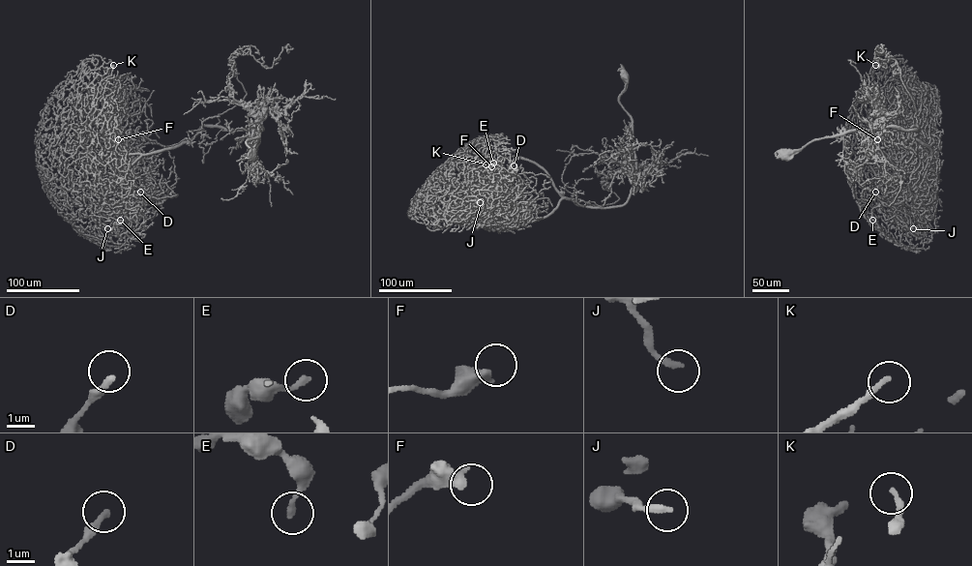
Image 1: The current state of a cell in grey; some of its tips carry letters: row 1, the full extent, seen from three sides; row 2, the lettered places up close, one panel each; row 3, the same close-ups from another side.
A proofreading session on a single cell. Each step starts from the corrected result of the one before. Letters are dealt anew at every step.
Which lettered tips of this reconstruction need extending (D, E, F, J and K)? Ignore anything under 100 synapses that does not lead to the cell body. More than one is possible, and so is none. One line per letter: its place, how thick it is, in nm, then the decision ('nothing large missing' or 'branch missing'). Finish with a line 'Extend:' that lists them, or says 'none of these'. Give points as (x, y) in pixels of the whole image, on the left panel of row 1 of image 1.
D: place (140, 192); calibre 240 nm; nothing large missing
E: place (120, 220); calibre 200 nm; nothing large missing
F: place (118, 139); calibre 440 nm; nothing large missing
J: place (107, 228); calibre 260 nm; nothing large missing
K: place (113, 65); calibre 200 nm; nothing large missing
Extend: none of these

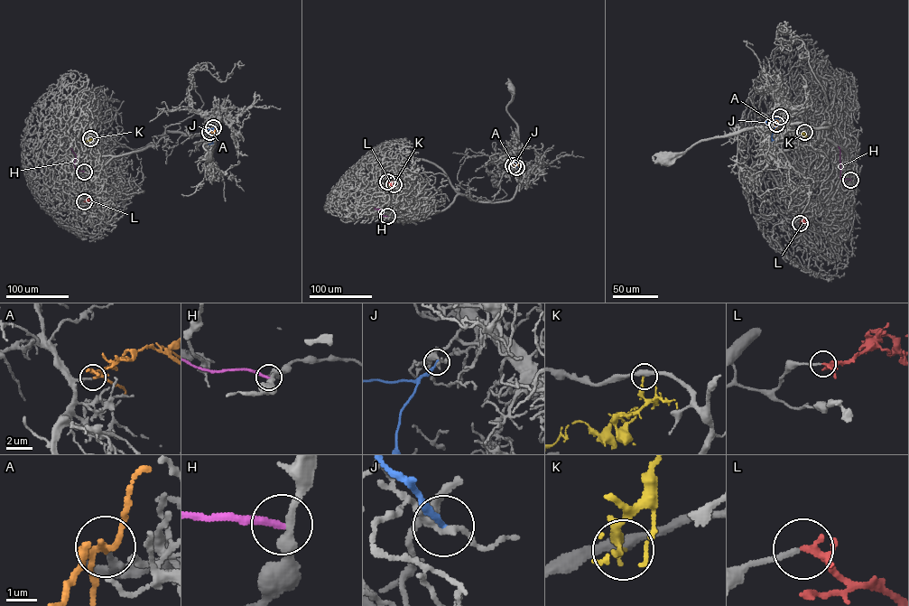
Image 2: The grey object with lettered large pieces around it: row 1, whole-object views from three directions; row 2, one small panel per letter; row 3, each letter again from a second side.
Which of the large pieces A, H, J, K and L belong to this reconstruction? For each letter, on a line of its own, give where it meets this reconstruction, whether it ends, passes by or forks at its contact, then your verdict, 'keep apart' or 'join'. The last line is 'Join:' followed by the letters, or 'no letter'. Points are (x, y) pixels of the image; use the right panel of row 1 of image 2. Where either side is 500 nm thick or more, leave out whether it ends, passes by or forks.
A: (776, 124) | it forks | join
H: (850, 180) | it ends | keep apart
J: (780, 116) | it ends | keep apart
K: (804, 132) | it ends | keep apart
L: (800, 223) | it forks | keep apart
Join: A

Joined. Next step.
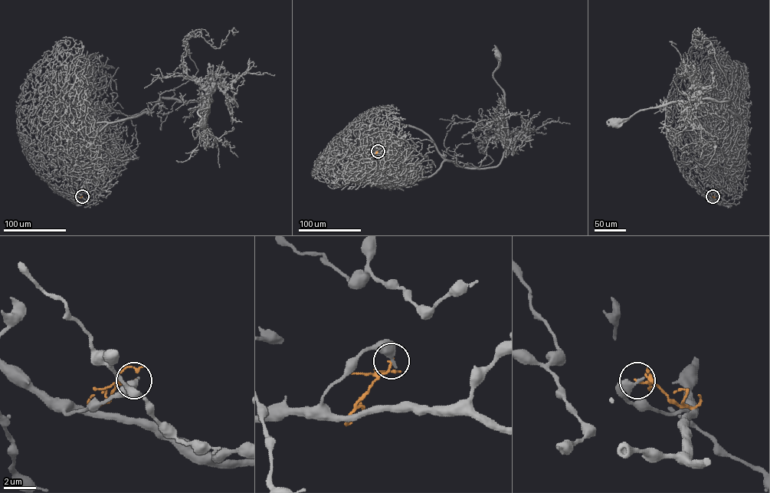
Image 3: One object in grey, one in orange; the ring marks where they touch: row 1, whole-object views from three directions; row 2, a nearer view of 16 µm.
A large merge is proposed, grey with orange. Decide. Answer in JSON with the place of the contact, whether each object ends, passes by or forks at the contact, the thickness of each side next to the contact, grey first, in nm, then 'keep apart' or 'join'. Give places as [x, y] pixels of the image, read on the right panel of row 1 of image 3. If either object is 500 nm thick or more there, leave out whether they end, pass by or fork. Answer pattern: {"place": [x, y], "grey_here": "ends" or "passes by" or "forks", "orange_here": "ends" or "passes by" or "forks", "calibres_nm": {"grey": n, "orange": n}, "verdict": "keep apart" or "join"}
{"place": [712, 196], "grey_here": "ends", "orange_here": "ends", "calibres_nm": {"grey": 440, "orange": 150}, "verdict": "keep apart"}

